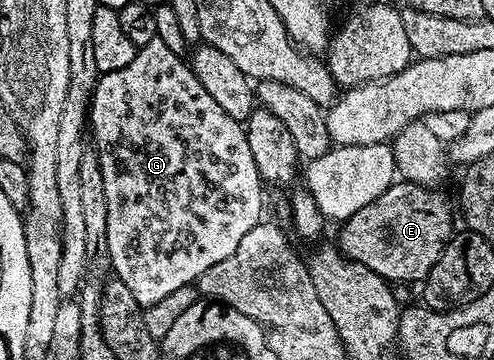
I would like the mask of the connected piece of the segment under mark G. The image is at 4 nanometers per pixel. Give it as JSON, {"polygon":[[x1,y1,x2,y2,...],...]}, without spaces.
{"polygon":[[155,38,149,41,149,45,136,50,133,61,125,65,125,69,116,71,105,71,100,74,96,81,95,91,92,93,89,106,89,133,94,139,93,150,99,157,101,165,101,177,105,177,105,198,109,205,109,221,107,222,107,253,106,258,111,259,111,267,114,278,123,282,125,289,137,297,139,306,146,309,157,305,157,301,169,297,169,293,174,293,182,287,192,286,205,269,217,265,217,261,225,261,237,245,241,245,241,237,249,233,264,218,263,215,263,187,264,180,259,178,257,161,253,161,253,153,249,150,247,140,247,128,240,120,229,117,213,97,209,97,209,92,201,81,191,71,190,62,183,55,173,53,165,45,164,41]]}

